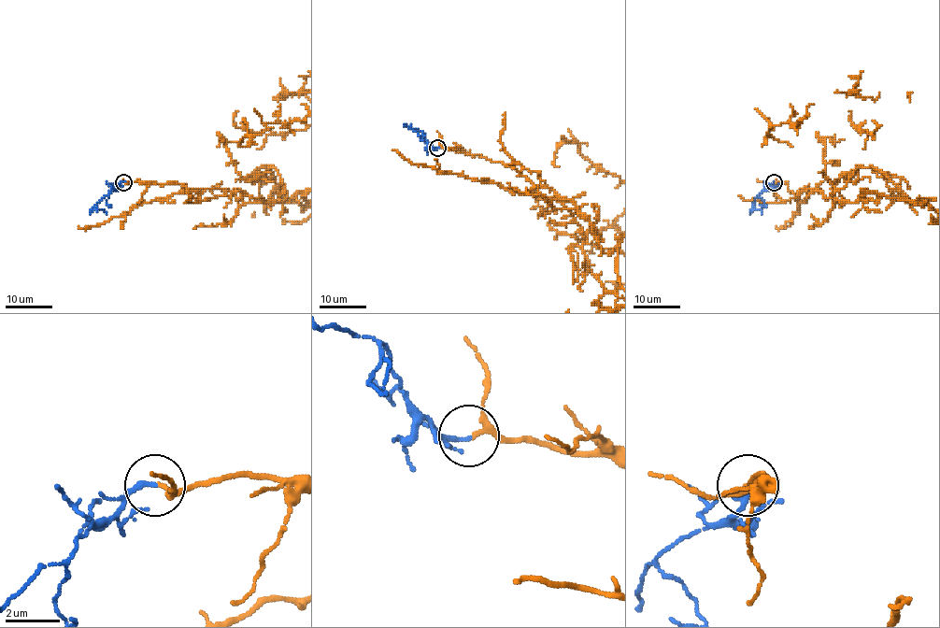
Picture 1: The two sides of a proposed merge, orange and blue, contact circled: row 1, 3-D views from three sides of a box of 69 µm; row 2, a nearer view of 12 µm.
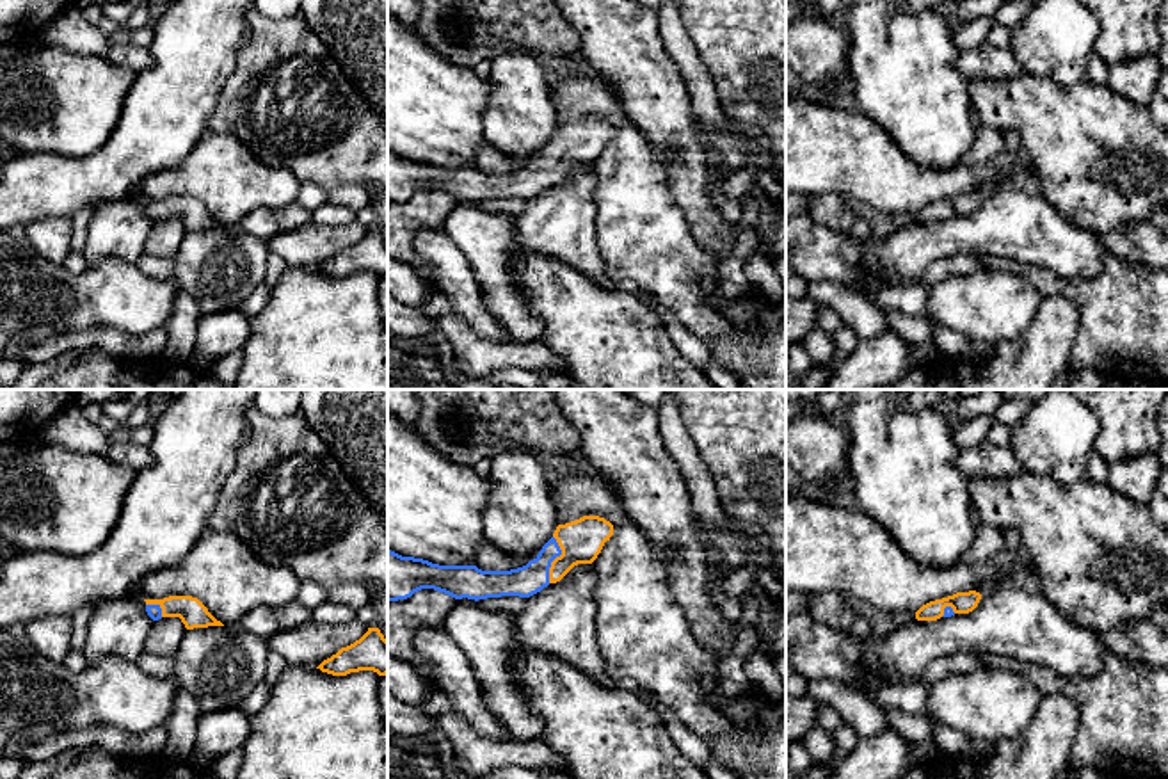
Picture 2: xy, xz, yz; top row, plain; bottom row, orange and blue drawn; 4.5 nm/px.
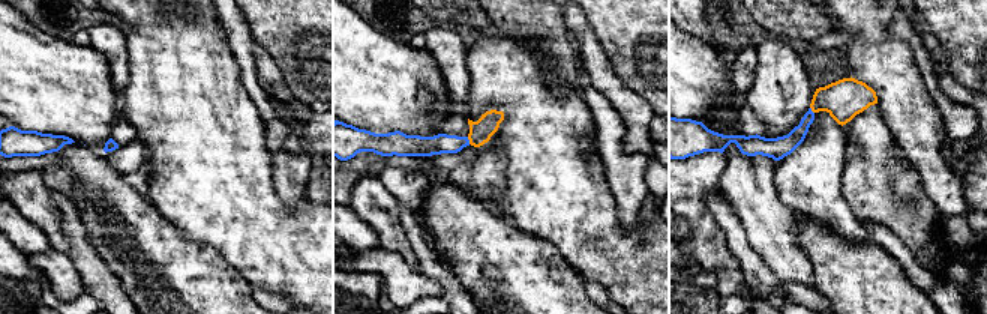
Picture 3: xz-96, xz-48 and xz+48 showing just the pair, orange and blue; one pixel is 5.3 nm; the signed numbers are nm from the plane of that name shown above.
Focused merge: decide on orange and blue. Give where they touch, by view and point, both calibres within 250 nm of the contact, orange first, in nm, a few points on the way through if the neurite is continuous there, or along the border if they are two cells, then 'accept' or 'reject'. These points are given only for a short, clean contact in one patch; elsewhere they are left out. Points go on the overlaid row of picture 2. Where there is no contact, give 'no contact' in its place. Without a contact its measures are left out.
xz (555, 559) | 190/140 nm | across xz (580, 541), (573, 543), (555, 559), (530, 578) | accept

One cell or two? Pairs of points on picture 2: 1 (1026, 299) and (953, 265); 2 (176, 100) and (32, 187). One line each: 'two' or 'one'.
1: two
2: one

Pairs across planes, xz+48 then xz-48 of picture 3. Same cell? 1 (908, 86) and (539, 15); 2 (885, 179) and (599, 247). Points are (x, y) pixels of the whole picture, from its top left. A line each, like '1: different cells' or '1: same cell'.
1: same cell
2: same cell

